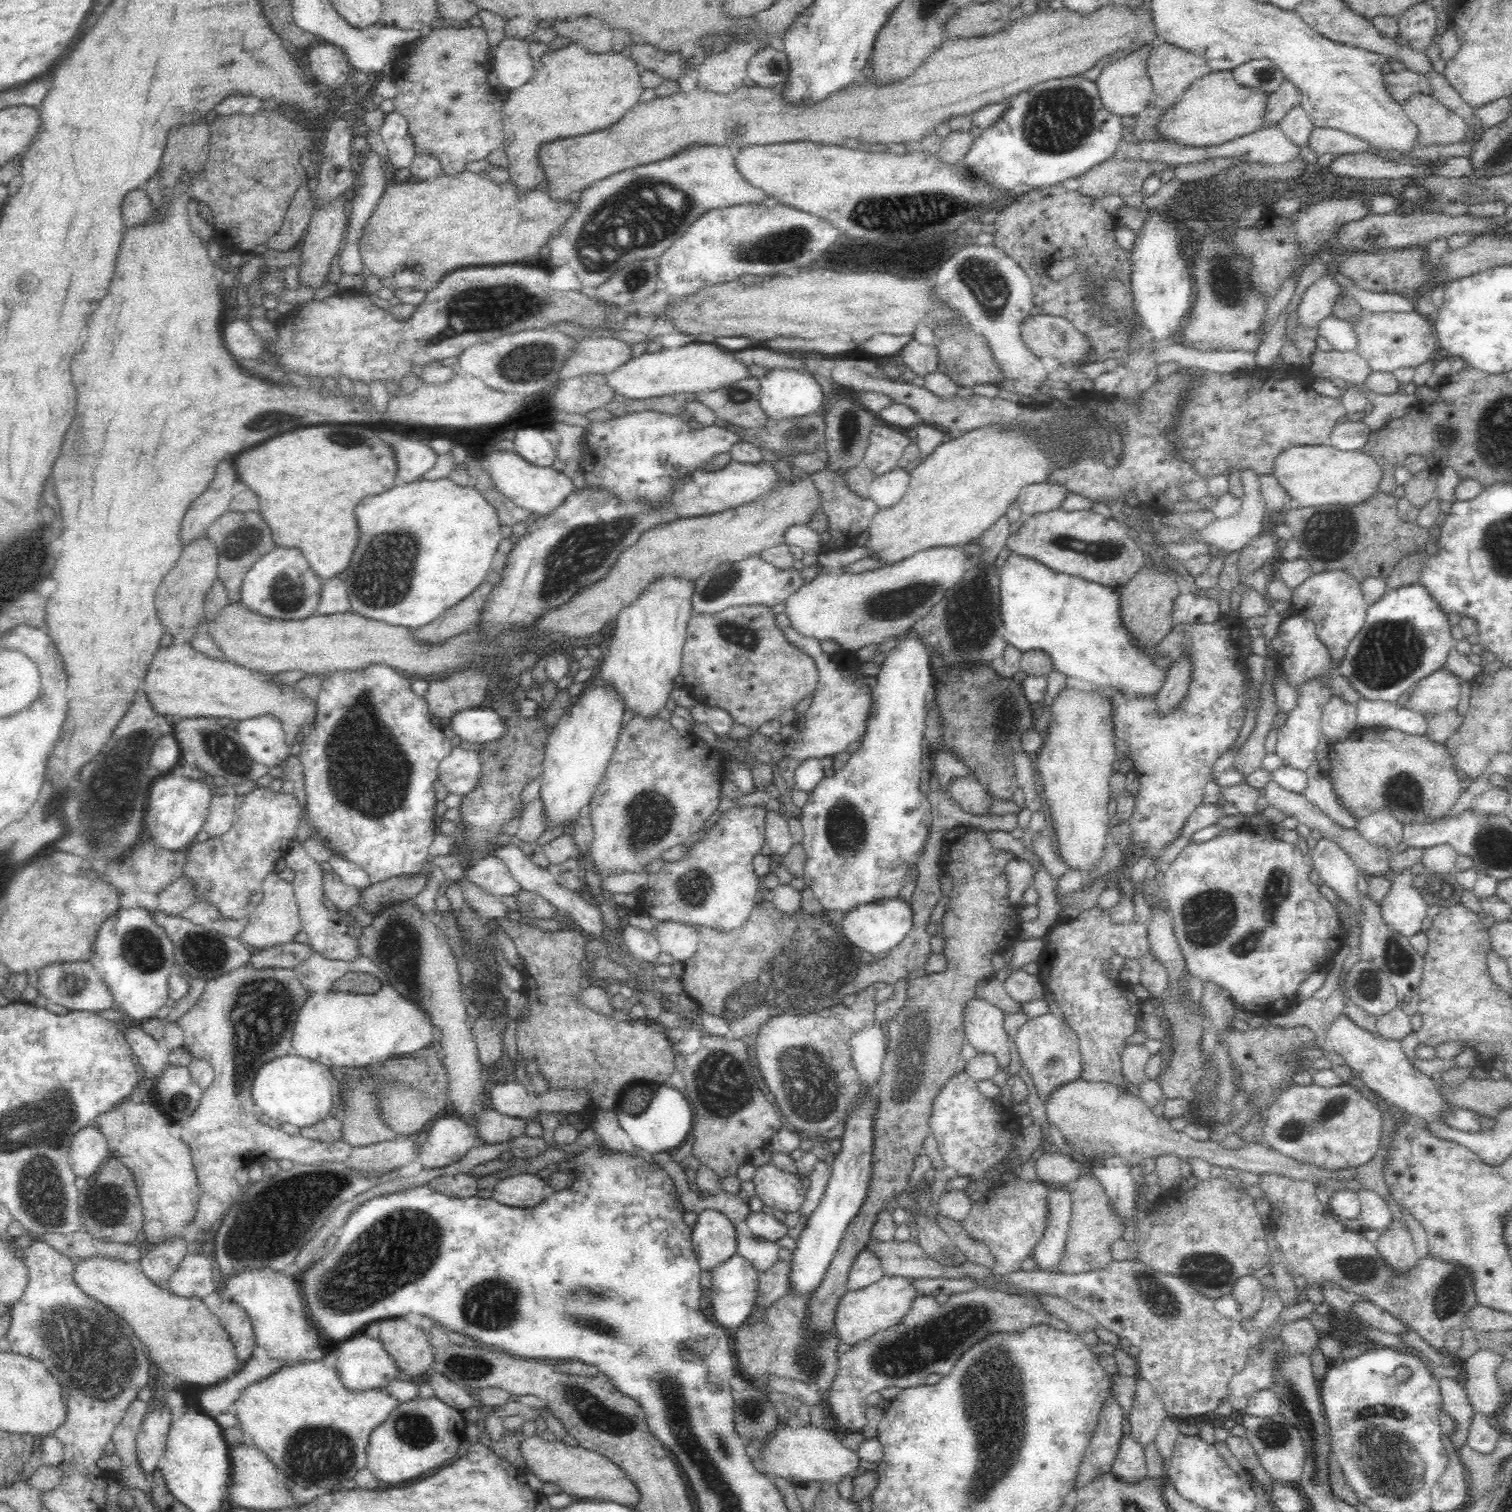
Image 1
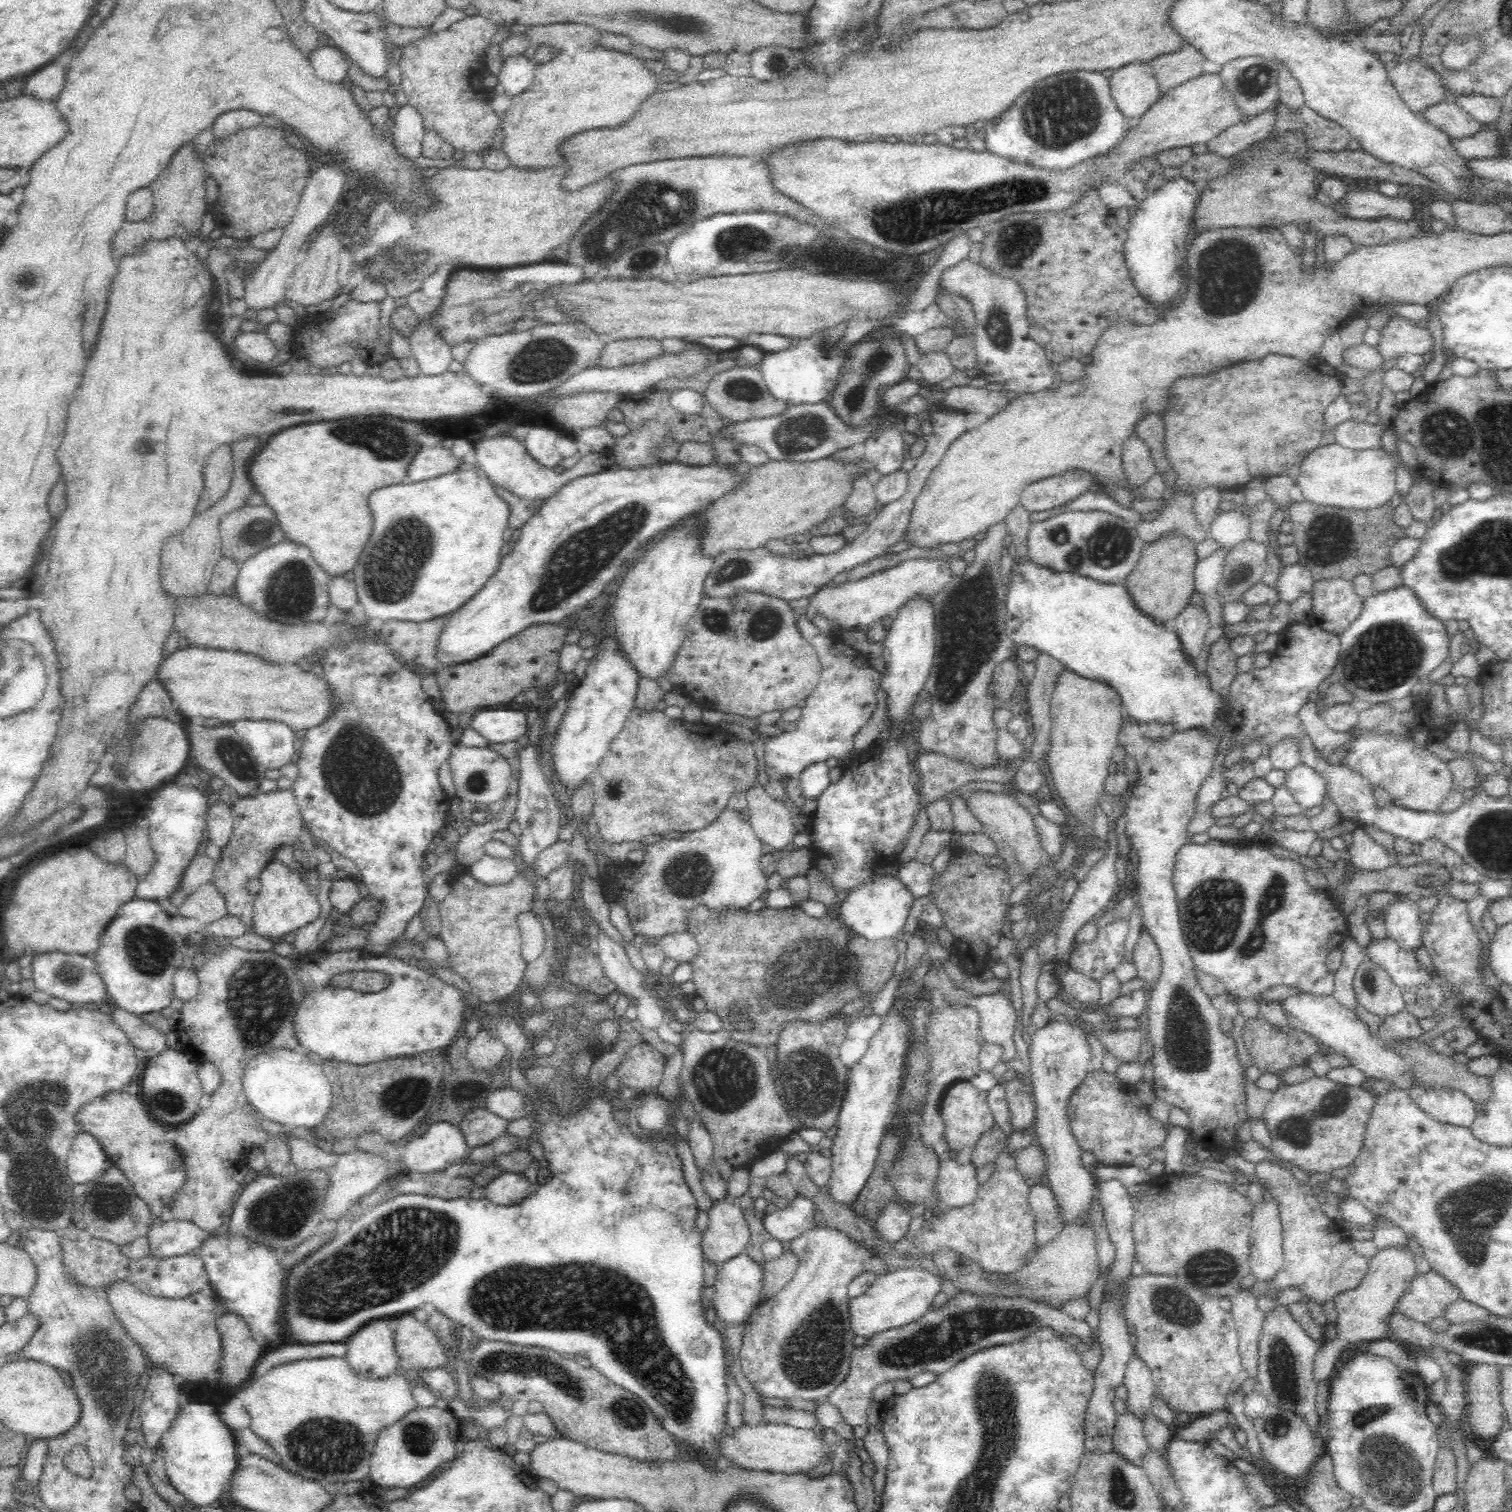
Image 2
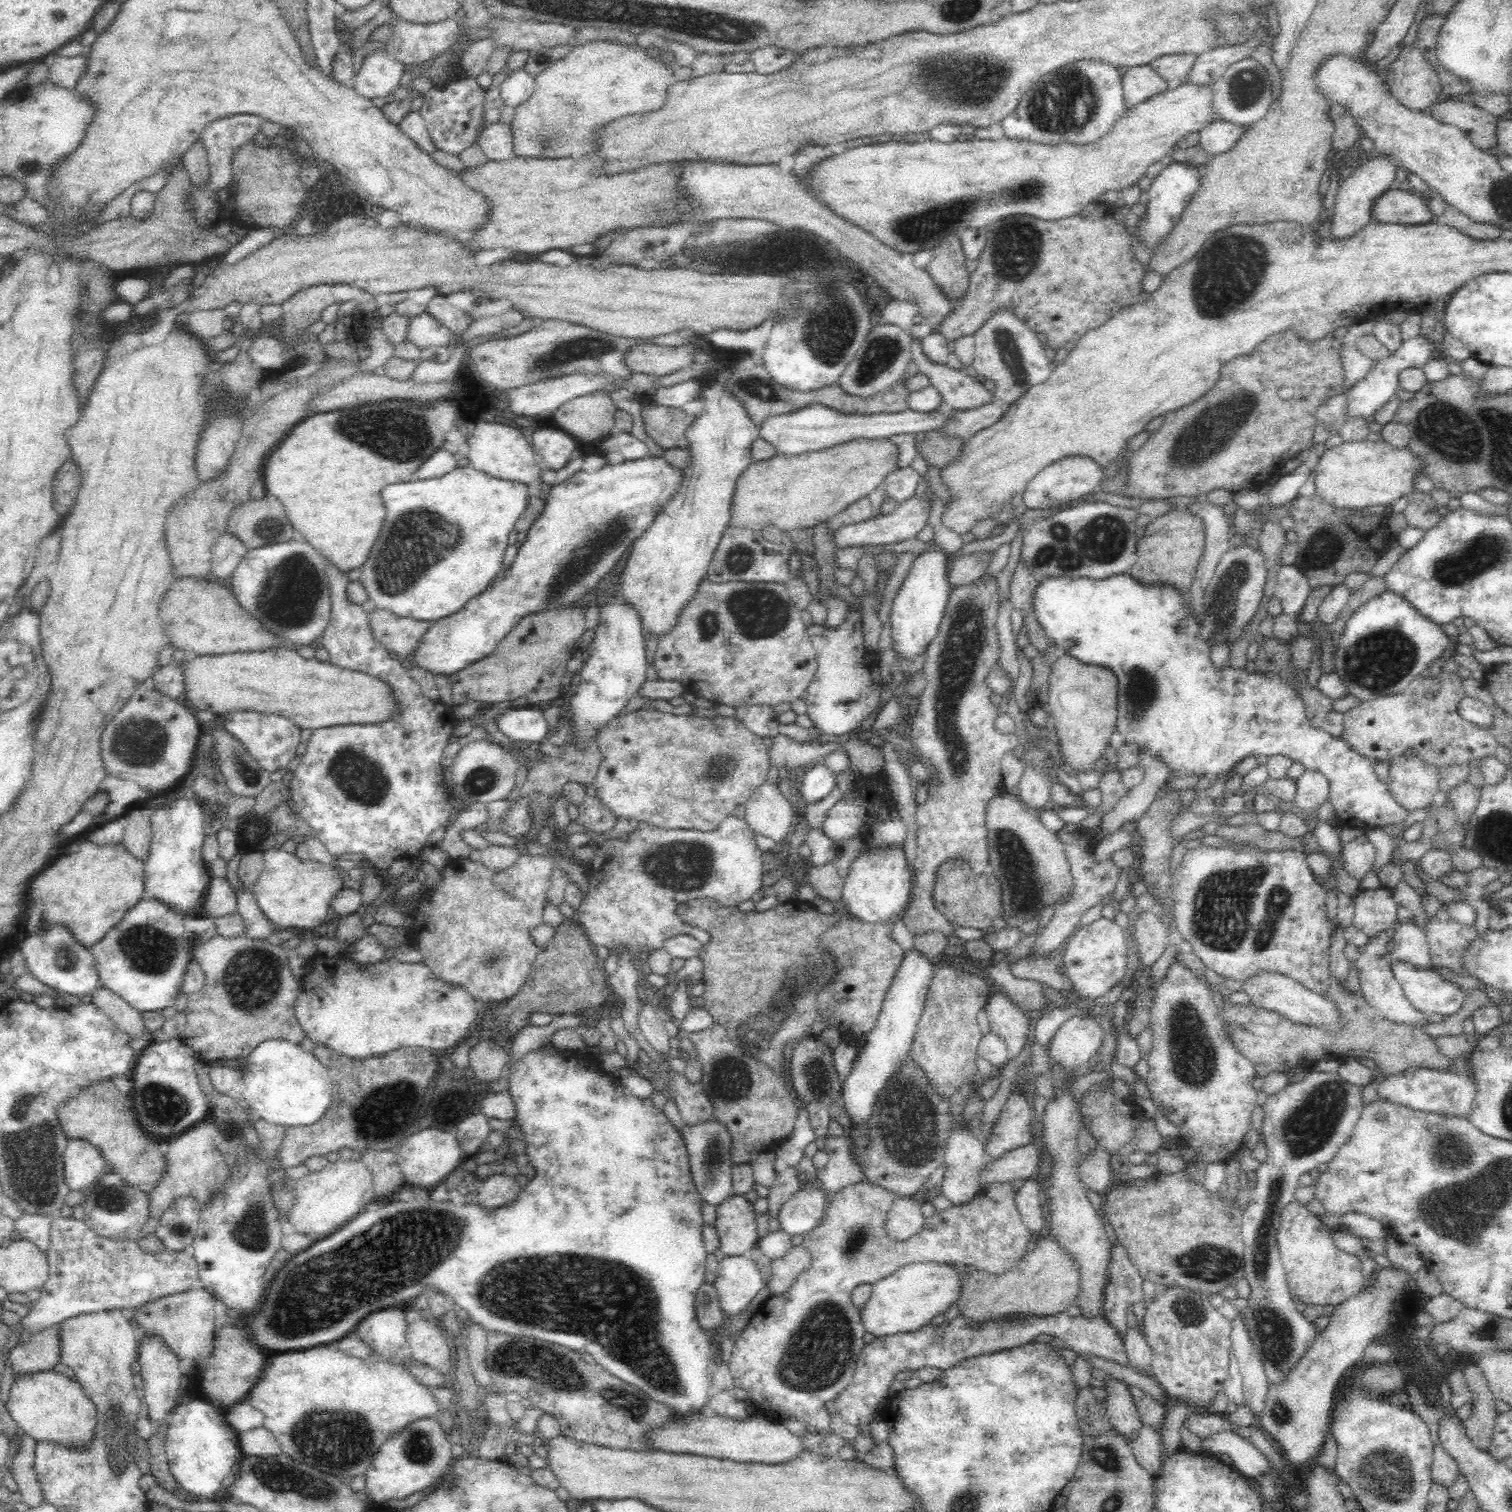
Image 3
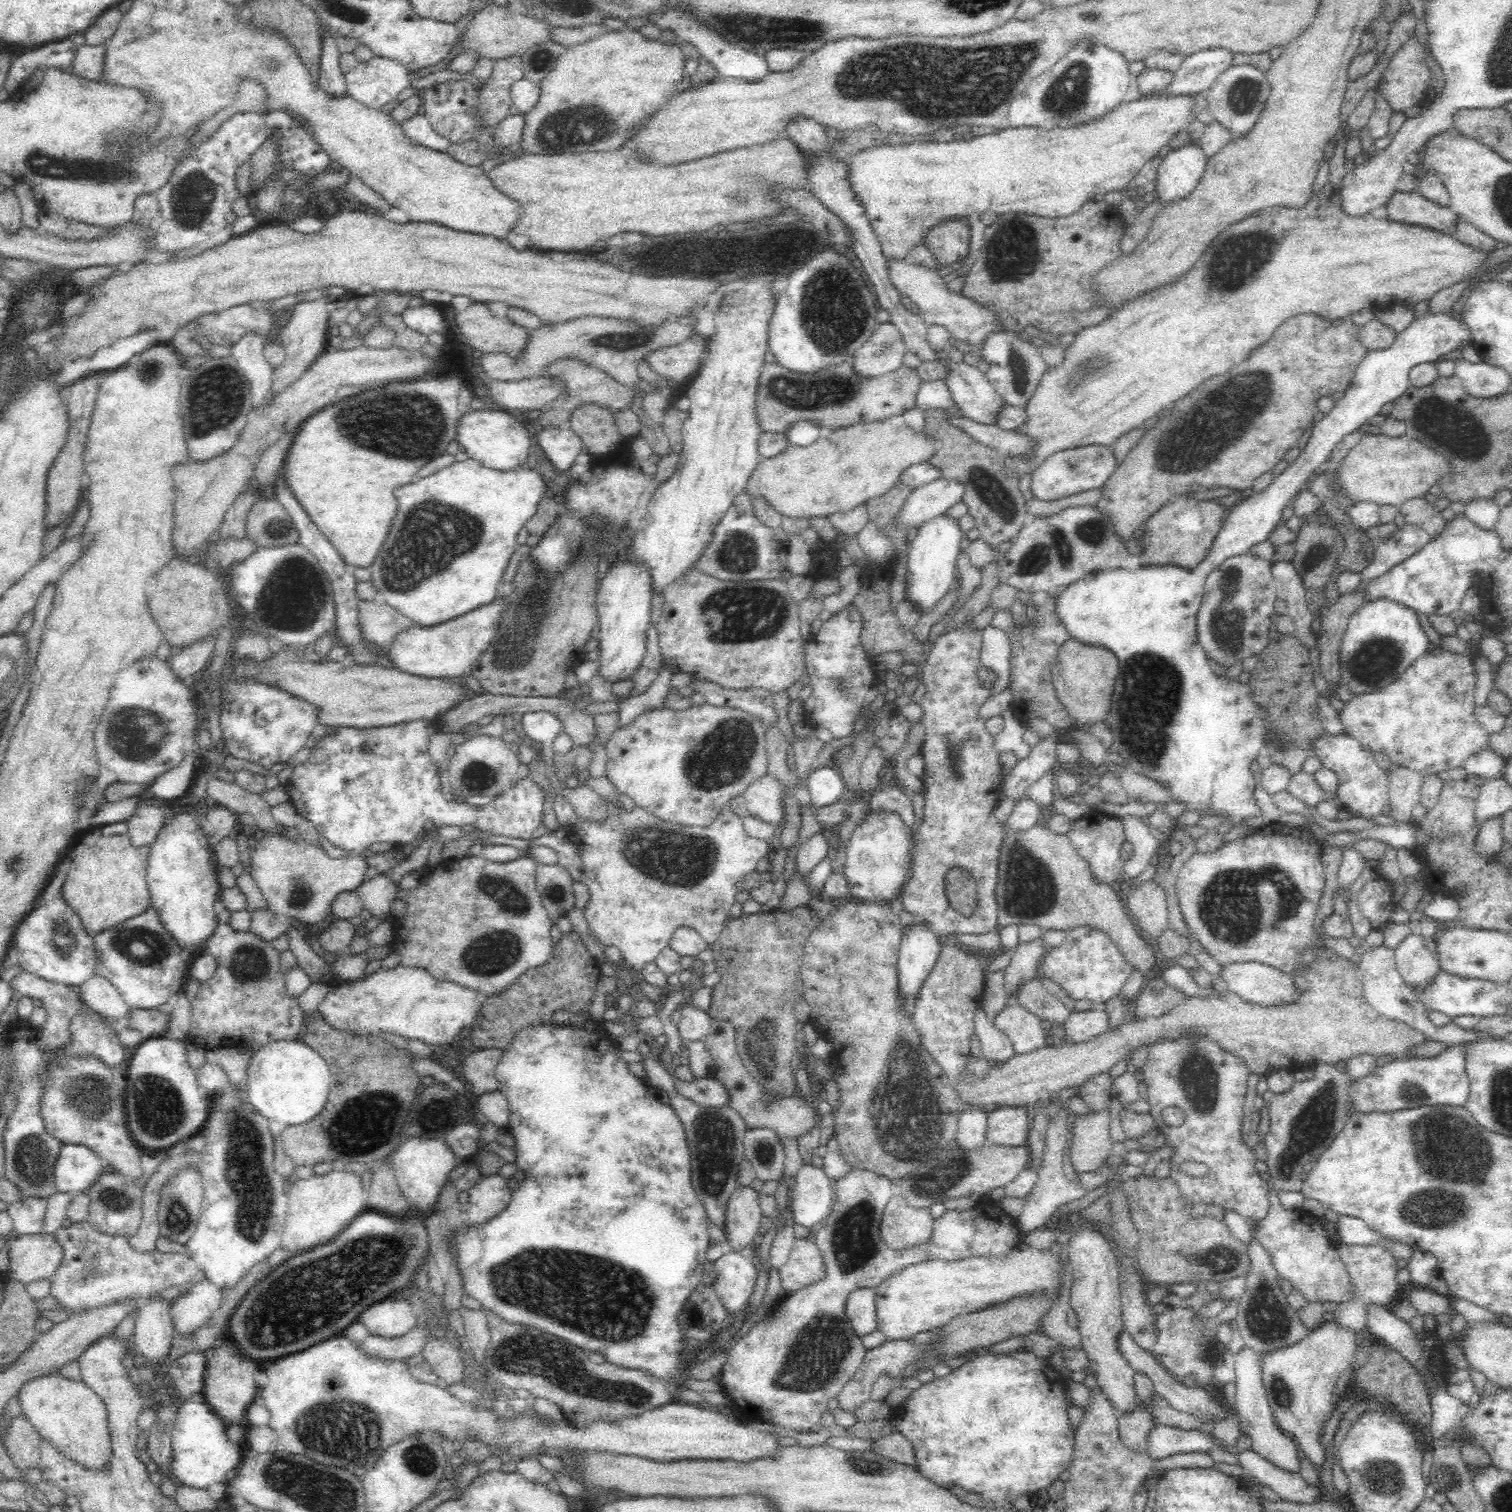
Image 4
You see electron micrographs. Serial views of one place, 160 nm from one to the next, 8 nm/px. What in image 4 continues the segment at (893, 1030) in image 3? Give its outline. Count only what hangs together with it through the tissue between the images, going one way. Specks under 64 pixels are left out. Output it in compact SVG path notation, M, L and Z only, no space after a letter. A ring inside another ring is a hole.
M916 922L908 928L904 928L902 932L902 940L899 946L899 980L901 983L901 994L907 996L906 1009L912 1013L910 1006L913 1003L913 999L916 998L924 978L928 976L928 972L934 968L936 960L940 955L942 941L934 930L931 928L931 924L928 922Z

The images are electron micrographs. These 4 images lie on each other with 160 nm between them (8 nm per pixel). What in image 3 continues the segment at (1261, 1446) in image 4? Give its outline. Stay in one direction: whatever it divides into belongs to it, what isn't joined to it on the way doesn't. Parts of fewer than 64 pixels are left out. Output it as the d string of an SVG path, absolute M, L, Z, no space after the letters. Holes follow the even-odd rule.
M1241 1316L1231 1323L1231 1348L1239 1364L1242 1377L1242 1403L1252 1415L1260 1430L1268 1392L1268 1377L1260 1357L1255 1353Z

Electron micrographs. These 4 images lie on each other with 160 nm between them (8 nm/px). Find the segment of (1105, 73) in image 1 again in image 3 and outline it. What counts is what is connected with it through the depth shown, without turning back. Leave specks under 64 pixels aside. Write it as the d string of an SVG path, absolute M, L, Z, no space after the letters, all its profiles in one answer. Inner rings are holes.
M1149 64L1129 67L1122 76L1124 95L1127 99L1126 108L1130 108L1148 98L1168 90L1168 80L1160 76Z

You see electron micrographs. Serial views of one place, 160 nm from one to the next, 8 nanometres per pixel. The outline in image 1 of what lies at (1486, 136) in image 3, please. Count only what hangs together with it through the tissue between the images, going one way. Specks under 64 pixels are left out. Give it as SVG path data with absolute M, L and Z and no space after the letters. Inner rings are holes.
M1431 95L1406 100L1404 111L1420 127L1418 144L1450 144L1462 140L1468 134L1468 124L1458 114L1440 104Z

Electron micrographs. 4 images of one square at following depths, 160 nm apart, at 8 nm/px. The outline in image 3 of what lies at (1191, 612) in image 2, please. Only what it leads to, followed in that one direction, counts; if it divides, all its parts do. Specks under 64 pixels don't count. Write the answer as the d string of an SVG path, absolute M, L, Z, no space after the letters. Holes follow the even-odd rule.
M1200 495L1196 504L1190 504L1189 510L1197 514L1206 523L1206 538L1203 555L1196 570L1196 576L1188 598L1188 605L1196 609L1196 617L1201 622L1202 608L1204 605L1205 588L1208 587L1212 576L1215 574L1216 566L1220 563L1220 558L1228 552L1230 542L1228 537L1233 533L1231 518L1223 512L1222 506L1214 505L1207 500L1206 495Z

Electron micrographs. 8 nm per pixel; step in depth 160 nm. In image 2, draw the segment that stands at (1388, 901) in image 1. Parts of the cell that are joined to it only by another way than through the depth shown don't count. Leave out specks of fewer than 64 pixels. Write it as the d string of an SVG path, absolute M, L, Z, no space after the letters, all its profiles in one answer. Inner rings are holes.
M1402 895L1387 908L1385 925L1387 937L1406 953L1416 953L1423 946L1423 924L1420 922L1418 902Z

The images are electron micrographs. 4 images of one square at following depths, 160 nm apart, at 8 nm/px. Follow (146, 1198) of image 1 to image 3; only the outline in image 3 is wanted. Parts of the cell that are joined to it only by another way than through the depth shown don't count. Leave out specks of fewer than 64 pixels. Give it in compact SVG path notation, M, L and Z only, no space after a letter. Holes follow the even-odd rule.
M113 1078L86 1083L58 1104L55 1108L61 1131L72 1140L84 1140L95 1146L124 1182L134 1189L150 1192L160 1178L164 1160L164 1145L160 1140L148 1136L137 1124L130 1095L118 1094Z

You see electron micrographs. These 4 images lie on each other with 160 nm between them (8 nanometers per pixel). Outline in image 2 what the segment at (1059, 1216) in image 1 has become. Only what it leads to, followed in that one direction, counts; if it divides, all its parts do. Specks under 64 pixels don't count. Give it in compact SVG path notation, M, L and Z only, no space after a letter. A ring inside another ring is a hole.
M1039 1180L1036 1185L1030 1187L1027 1203L1034 1221L1036 1246L1050 1242L1064 1226L1057 1220L1054 1195L1043 1180Z

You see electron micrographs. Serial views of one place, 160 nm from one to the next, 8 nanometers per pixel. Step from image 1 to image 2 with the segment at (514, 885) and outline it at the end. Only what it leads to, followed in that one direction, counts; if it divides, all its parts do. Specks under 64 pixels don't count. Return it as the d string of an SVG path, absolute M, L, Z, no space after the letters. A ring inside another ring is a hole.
M485 853L468 869L476 879L484 883L505 883L514 876L516 871L521 871L521 866L516 859L495 857Z

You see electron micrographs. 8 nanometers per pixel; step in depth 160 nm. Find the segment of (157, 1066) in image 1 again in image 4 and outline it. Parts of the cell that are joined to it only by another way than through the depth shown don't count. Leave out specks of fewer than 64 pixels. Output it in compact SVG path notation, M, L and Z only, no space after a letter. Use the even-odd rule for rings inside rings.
M94 973L79 987L82 1002L95 1011L120 1020L123 1026L127 1025L126 1018L129 1008L108 978Z

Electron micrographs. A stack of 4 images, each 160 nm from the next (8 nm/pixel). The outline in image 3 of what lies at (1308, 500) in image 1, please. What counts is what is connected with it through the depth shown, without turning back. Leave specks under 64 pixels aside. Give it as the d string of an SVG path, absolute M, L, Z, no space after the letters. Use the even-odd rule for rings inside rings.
M1381 437L1344 442L1320 455L1314 468L1315 493L1334 507L1344 510L1376 505L1387 508L1402 496L1408 497L1414 492L1416 476L1427 472L1427 460L1423 456L1415 454L1409 446L1397 448Z

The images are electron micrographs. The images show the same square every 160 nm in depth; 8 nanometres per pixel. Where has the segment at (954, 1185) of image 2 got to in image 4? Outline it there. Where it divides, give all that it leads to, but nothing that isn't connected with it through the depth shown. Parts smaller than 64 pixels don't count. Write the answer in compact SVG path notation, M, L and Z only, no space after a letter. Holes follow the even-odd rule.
M978 1105L964 1108L959 1116L957 1132L953 1142L958 1142L962 1147L977 1147L983 1145L987 1129L988 1109Z

